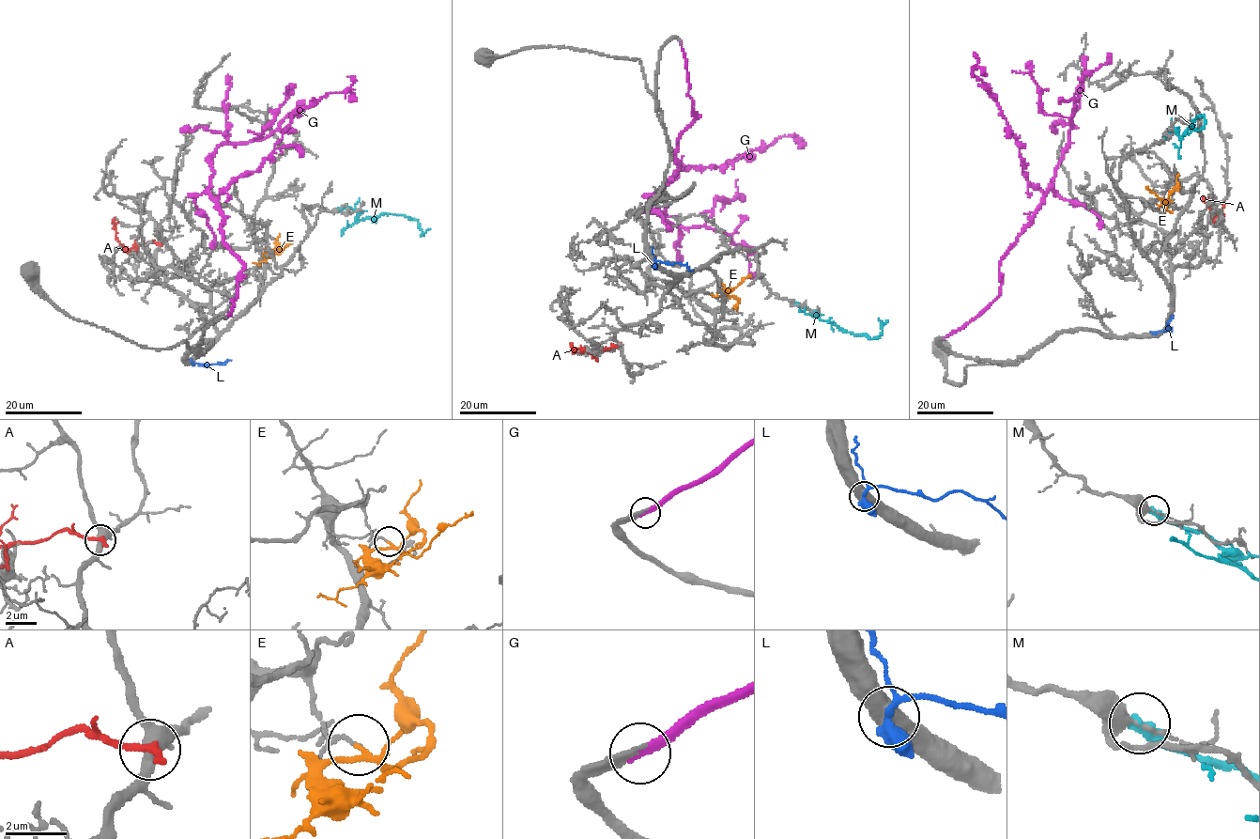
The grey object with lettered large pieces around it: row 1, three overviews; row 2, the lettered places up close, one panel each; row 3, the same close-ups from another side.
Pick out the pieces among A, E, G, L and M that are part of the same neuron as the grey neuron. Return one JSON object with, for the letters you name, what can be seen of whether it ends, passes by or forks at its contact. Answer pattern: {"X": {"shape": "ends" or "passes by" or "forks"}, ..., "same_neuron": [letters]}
{"G": {"shape": "ends"}, "same_neuron": ["G"]}

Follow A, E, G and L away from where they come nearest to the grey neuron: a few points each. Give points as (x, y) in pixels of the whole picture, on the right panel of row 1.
A: (1212, 208), (1218, 221), (1203, 196)
E: (1169, 194), (1168, 199), (1163, 202), (1146, 187)
G: (944, 337), (999, 294), (1000, 261), (1043, 193), (1027, 180), (1019, 143), (998, 102), (974, 76), (975, 54)
L: (1166, 330), (1166, 323), (1174, 315)

